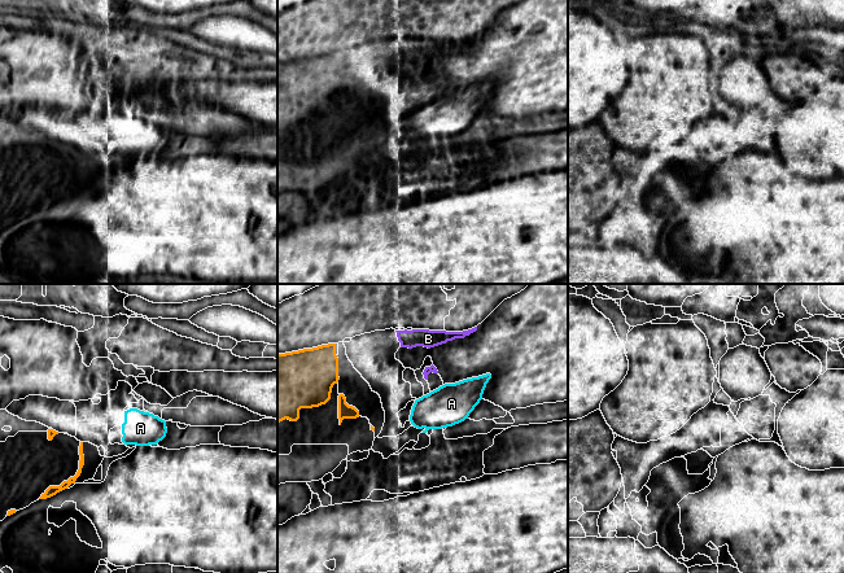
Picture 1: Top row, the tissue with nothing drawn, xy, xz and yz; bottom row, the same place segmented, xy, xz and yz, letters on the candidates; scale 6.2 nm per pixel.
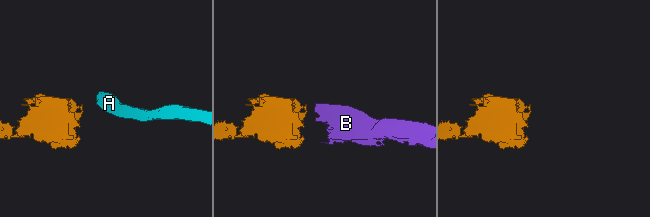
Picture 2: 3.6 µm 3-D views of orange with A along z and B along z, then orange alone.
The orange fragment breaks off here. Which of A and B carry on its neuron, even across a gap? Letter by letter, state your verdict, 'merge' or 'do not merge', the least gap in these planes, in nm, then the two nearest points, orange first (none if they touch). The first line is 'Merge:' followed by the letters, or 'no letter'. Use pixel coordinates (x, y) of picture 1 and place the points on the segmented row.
Merge: B
A: do not merge; gap 220 nm; span xz (374, 428), (410, 420)
B: merge; gap 380 nm; span xz (335, 344), (396, 331)

